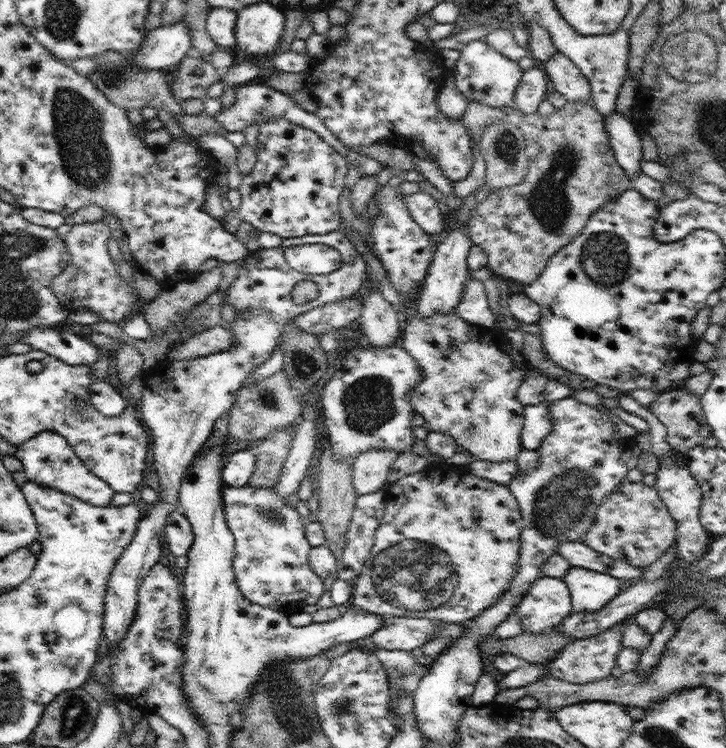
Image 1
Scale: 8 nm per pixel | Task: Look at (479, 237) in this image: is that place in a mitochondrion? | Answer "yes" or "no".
no

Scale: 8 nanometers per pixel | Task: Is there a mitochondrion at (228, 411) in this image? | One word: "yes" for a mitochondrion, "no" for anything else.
no

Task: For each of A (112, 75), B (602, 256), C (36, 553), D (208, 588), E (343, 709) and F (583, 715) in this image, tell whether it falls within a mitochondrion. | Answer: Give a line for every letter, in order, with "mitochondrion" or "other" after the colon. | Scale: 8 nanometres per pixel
A: mitochondrion
B: mitochondrion
C: other
D: other
E: mitochondrion
F: other

